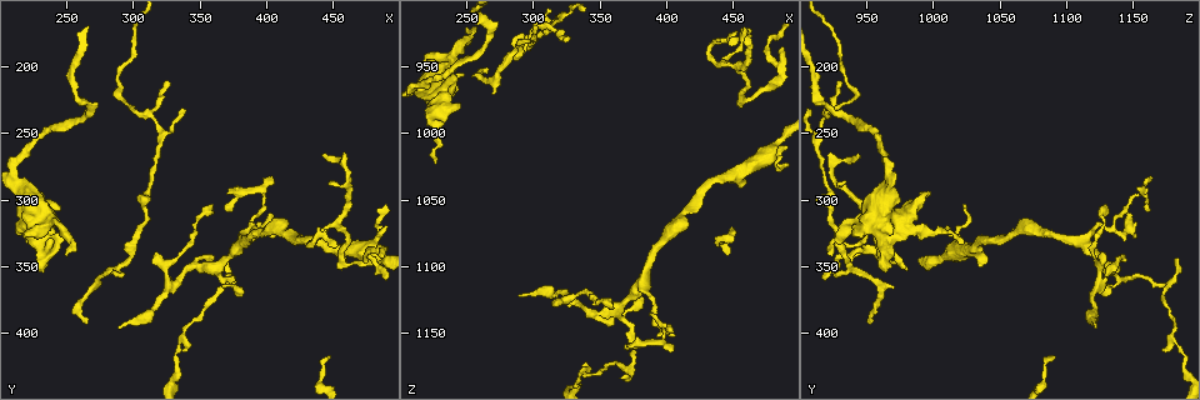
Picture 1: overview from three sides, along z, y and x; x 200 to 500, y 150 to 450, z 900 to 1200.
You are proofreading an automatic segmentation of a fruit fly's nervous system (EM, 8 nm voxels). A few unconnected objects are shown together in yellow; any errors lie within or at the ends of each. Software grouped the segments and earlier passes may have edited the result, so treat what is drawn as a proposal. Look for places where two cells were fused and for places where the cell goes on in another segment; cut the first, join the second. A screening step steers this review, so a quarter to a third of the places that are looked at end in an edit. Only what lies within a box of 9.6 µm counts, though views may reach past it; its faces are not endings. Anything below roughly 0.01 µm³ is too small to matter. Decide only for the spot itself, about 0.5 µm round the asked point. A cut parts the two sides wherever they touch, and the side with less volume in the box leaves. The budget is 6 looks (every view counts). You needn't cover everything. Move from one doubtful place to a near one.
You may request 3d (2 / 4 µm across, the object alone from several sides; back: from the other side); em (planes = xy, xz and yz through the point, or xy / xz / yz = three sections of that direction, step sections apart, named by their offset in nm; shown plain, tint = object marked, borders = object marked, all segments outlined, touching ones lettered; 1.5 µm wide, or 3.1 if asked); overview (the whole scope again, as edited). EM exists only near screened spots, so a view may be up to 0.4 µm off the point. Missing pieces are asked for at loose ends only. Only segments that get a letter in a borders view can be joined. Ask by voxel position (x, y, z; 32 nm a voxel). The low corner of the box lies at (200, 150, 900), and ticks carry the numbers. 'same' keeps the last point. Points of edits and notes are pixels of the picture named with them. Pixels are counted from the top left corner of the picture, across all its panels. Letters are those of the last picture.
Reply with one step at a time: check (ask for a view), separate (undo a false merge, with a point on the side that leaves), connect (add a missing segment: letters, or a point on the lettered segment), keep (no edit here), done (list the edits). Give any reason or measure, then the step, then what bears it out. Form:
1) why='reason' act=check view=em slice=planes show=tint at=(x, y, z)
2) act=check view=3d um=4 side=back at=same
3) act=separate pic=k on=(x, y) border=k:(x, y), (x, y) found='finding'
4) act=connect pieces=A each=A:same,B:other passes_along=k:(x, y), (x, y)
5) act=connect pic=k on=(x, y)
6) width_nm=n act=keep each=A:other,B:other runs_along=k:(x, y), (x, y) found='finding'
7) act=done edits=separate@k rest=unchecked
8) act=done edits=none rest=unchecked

why='tapers out' act=check view=em slice=yz step=4 show=tint at=(248, 340, 922)

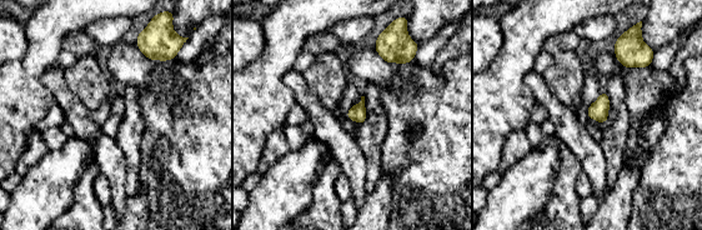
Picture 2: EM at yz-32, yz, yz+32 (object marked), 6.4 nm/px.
act=check view=em slice=planes show=borders at=same

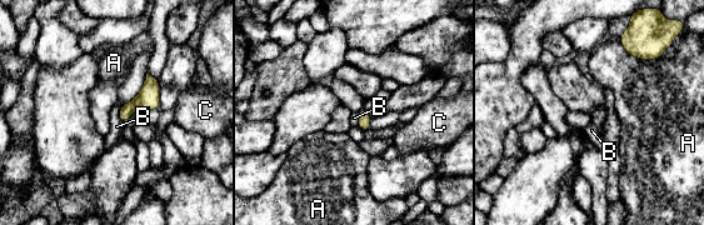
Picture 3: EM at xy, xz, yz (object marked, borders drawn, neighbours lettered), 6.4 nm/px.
act=keep each=A:other,B:other,C:other border=3:(123, 105), (119, 113), (121, 123) found='none of them fits'

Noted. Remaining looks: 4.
why='tapers out' act=check view=em slice=yz step=4 show=tint at=(264, 394, 952)

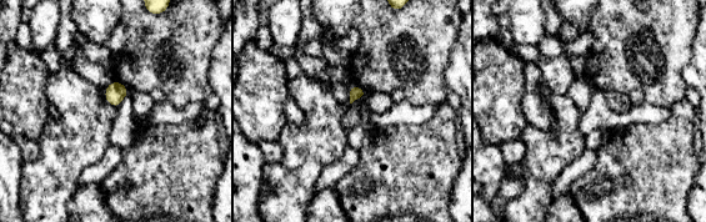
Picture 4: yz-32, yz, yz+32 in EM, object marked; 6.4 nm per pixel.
why='see the neighbours' act=check view=em slice=yz step=4 show=borders at=same

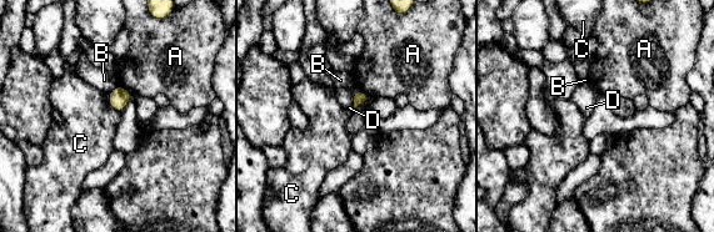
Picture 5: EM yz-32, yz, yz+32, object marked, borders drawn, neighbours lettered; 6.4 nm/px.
act=keep each=A:other,B:other,C:other,D:other border=5:(108, 100), (120, 112) found='no lettered segment goes on from it'

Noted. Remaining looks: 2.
why='thin end' act=check view=em slice=xz step=8 show=tint at=(406, 326, 1150)

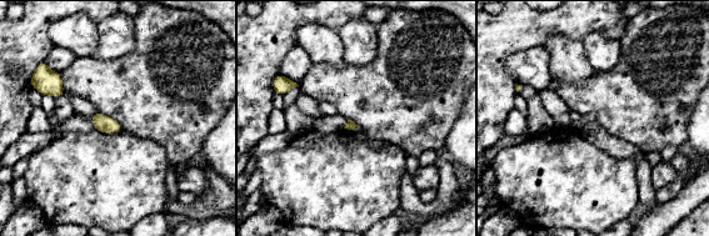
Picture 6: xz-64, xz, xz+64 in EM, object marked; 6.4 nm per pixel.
why='another direction' act=check view=em slice=planes show=borders at=same

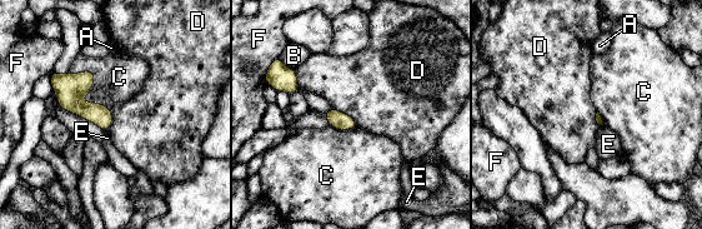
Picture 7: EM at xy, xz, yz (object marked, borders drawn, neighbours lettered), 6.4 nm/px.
act=keep each=A:other,B:other,C:other,D:other,E:other,F:other border=7:(332, 108), (346, 113), (357, 127) found='none of them fits'

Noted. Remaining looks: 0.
act=done edits=none rest=unchecked

